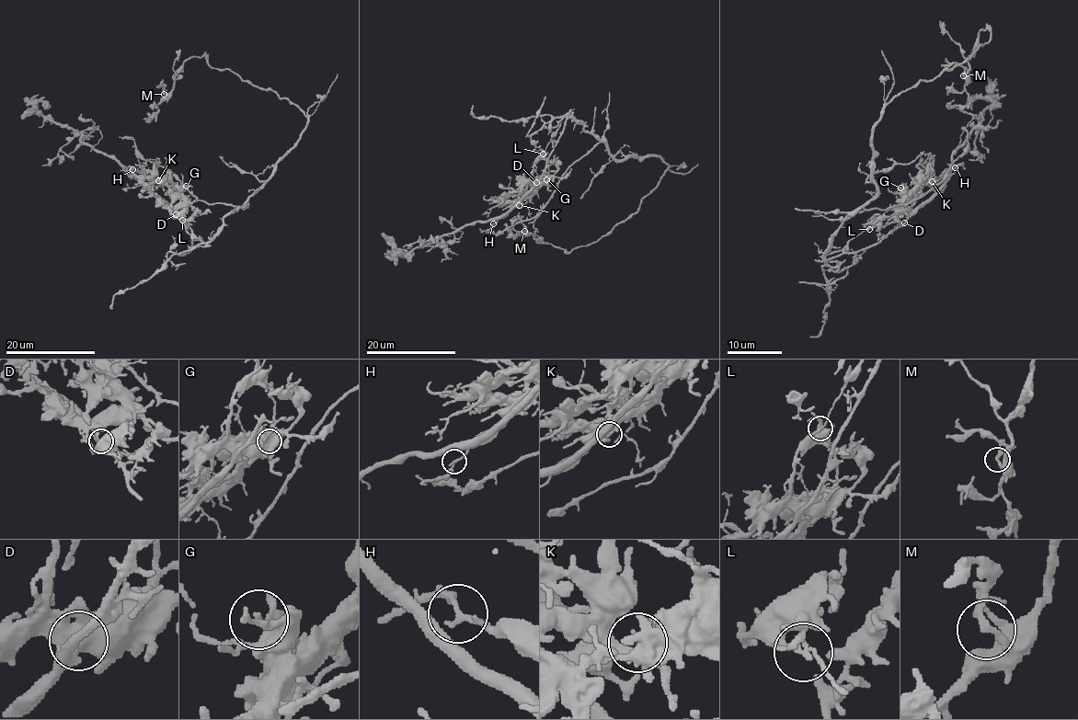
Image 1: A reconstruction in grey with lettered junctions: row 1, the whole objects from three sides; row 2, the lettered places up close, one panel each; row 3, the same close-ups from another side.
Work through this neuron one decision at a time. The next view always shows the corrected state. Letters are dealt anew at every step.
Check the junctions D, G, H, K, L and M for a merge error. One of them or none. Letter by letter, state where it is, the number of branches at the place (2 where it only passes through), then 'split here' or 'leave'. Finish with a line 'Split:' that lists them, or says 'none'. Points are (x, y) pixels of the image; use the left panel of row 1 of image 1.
D: (176, 214) | 2 | leave
G: (186, 186) | 2 | leave
H: (132, 169) | 2 | leave
K: (158, 180) | 2 | leave
L: (182, 220) | 2 | split here
M: (164, 94) | 2 | leave
Split: L

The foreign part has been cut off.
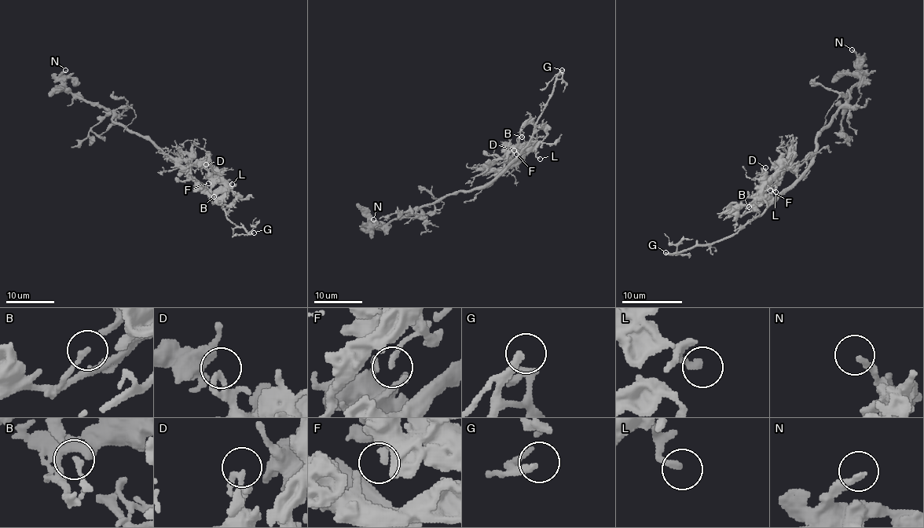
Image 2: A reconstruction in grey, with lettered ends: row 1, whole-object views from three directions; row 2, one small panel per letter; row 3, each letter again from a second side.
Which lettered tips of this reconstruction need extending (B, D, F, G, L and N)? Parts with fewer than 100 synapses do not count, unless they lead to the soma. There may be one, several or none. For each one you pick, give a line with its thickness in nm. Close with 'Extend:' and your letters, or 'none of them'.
G: Thickness 280 nm
Extend: G

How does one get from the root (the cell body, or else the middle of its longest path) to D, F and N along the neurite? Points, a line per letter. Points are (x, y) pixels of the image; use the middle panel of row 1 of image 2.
D: (485, 186), (525, 150), (527, 152), (514, 150)
F: (485, 186), (525, 150), (527, 151), (520, 159), (516, 154)
N: (485, 186), (460, 190), (424, 204), (417, 215), (399, 217), (384, 225), (373, 225), (371, 223), (373, 219)

